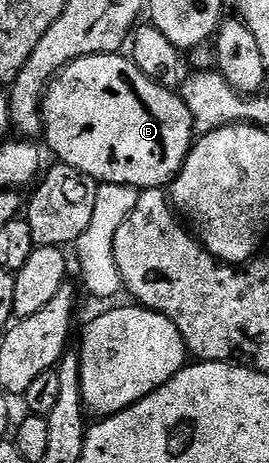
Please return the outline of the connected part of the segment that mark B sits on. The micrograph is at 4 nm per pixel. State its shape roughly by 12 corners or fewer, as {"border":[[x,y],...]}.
{"border":[[130,57],[70,62],[43,97],[64,166],[140,191],[197,138]]}

